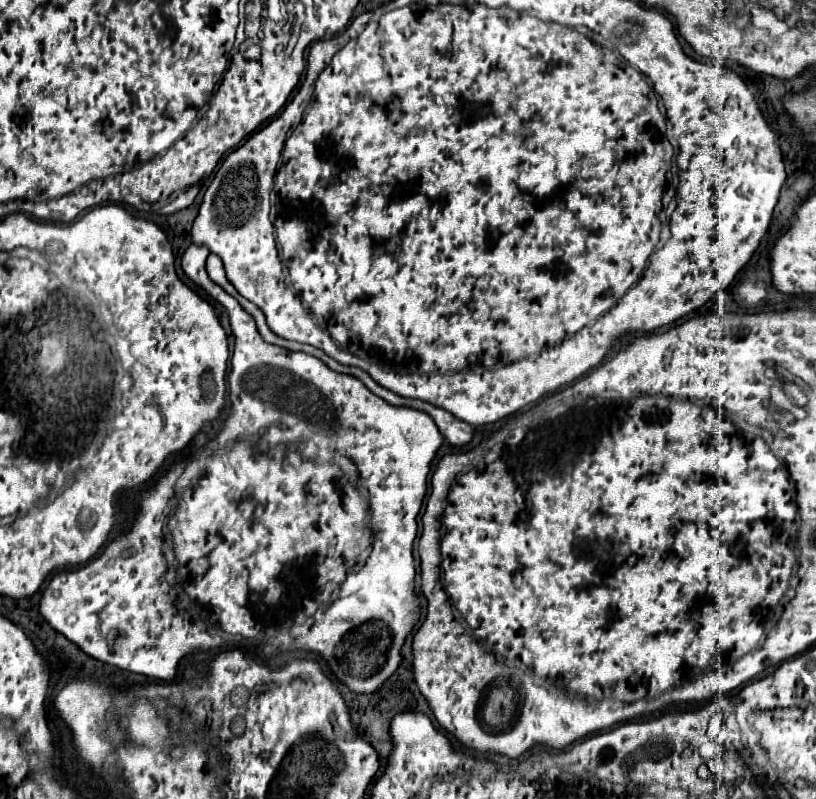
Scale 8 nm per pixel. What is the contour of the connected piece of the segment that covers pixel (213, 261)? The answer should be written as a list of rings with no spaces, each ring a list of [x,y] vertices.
[[[210,255],[210,257],[208,257],[208,263],[206,263],[206,269],[208,269],[208,275],[210,275],[218,285],[222,285],[222,283],[226,281],[226,275],[224,275],[224,269],[222,269],[222,261],[220,261],[220,257]]]

